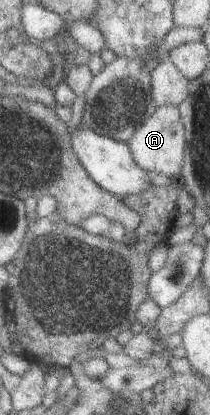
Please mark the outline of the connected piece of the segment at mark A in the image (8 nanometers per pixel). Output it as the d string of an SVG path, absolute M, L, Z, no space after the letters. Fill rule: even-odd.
M176 105L155 106L154 111L134 130L125 144L132 161L145 171L168 176L176 180L181 170L185 146L184 129Z

